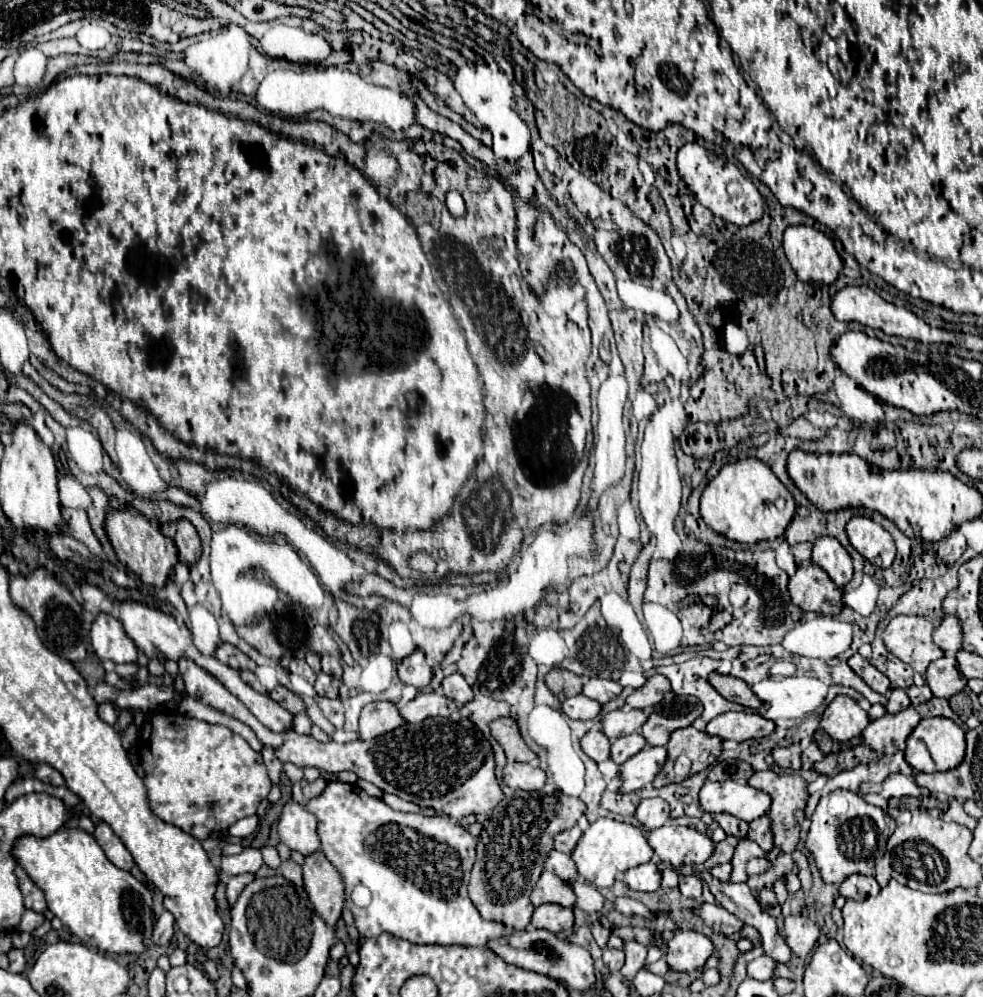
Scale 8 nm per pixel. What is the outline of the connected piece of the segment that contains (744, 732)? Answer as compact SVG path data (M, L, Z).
M726 712L708 722L706 732L722 740L744 742L750 738L764 738L774 732L776 724L756 712Z

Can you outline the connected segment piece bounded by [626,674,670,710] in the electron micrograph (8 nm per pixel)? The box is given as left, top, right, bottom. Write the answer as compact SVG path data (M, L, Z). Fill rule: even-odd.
M654 674L652 678L646 680L646 684L638 690L634 690L634 694L628 696L626 704L630 708L640 708L640 710L648 710L650 706L658 704L664 694L670 692L670 684L668 684L668 678L662 676L662 674Z

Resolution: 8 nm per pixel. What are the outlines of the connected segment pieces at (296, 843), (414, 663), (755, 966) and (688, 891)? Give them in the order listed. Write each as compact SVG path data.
M288 802L280 814L278 822L280 840L304 856L320 850L320 838L316 834L316 816L312 816L304 806Z
M416 650L414 654L410 654L402 662L398 662L398 676L404 684L412 684L418 690L426 688L432 680L432 668L426 664L424 652Z
M762 954L760 958L756 958L756 960L752 960L752 962L748 964L746 972L748 972L750 978L770 980L770 978L774 978L774 966L776 966L776 962L774 962L770 956Z
M680 876L680 892L684 894L684 896L688 896L688 898L700 898L702 896L702 886L704 886L704 882L700 880L700 876Z

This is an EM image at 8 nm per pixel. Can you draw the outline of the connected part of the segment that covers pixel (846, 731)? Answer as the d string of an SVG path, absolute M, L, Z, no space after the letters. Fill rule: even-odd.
M836 696L822 714L820 728L834 740L848 742L868 726L868 714L848 696Z

